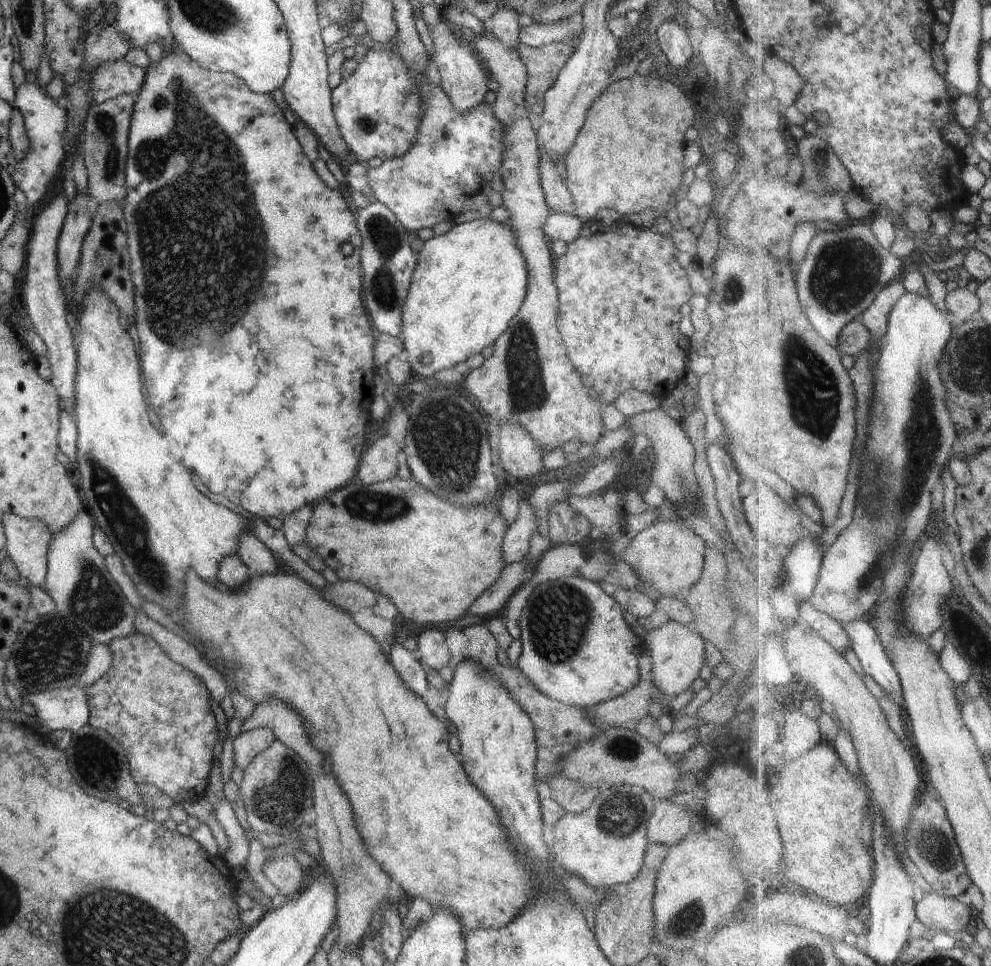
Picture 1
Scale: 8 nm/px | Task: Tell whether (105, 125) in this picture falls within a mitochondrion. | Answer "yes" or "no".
yes

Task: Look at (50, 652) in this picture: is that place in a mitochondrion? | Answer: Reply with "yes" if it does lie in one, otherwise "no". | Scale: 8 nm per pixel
yes

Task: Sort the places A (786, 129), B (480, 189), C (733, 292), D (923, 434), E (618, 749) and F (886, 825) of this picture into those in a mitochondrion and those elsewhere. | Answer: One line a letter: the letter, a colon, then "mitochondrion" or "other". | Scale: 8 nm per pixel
A: other
B: other
C: mitochondrion
D: mitochondrion
E: mitochondrion
F: other

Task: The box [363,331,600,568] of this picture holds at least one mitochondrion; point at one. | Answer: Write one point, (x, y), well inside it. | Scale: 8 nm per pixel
(442, 434)

